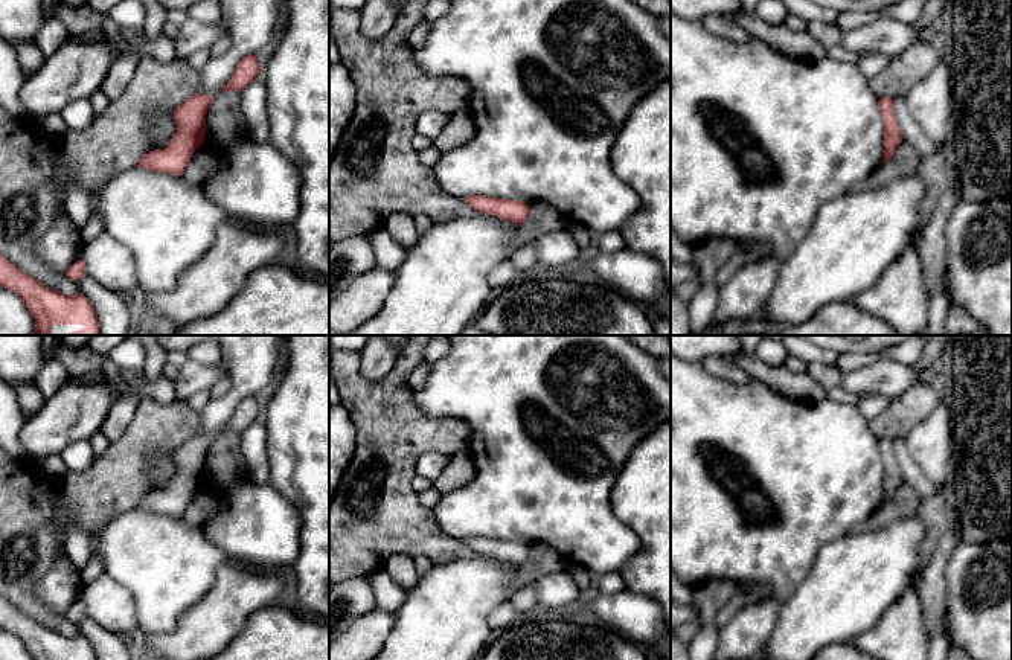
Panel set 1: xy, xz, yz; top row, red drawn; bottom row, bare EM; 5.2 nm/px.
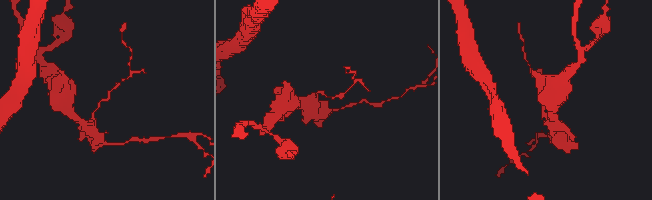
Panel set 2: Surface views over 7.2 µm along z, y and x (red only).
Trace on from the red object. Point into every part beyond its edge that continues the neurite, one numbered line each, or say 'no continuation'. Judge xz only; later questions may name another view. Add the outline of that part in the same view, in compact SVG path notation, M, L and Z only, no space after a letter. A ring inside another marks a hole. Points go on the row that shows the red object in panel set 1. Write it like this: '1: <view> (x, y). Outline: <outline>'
no continuation

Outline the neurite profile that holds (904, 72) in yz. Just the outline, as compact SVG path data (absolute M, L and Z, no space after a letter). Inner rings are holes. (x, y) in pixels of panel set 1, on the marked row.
M937 40L919 41L893 58L879 75L869 81L869 85L878 98L905 98L943 59L946 59L946 49Z

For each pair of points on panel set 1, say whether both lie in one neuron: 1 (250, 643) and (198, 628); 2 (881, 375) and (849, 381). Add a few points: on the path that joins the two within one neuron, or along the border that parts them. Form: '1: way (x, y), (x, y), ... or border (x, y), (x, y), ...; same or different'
1: border (256, 610), (229, 643); different
2: way (874, 378), (857, 381); same

